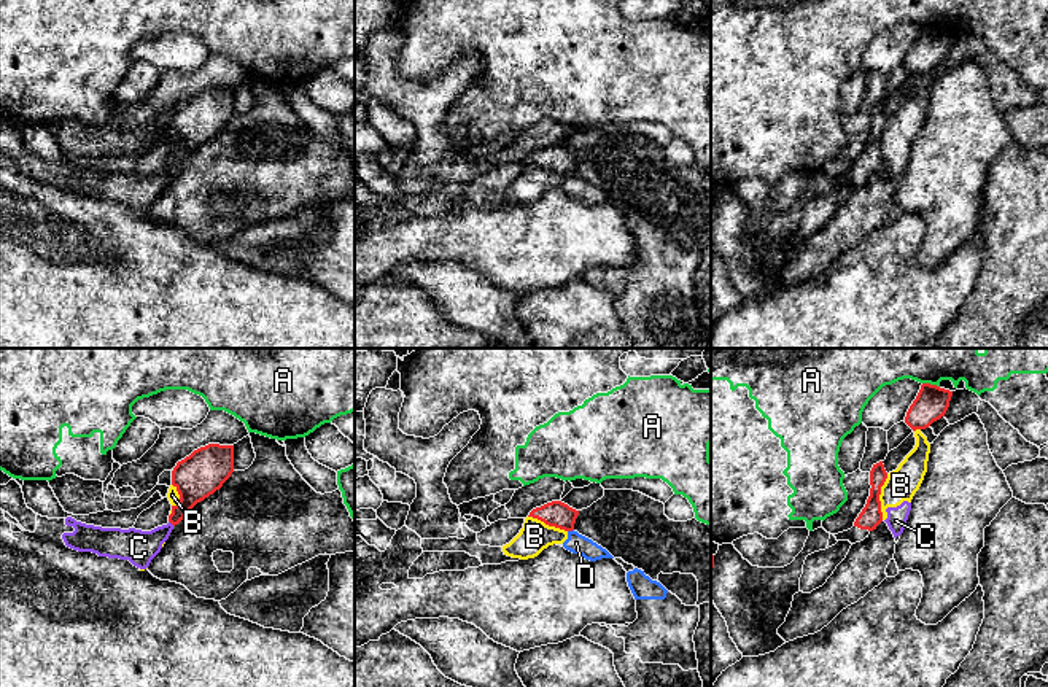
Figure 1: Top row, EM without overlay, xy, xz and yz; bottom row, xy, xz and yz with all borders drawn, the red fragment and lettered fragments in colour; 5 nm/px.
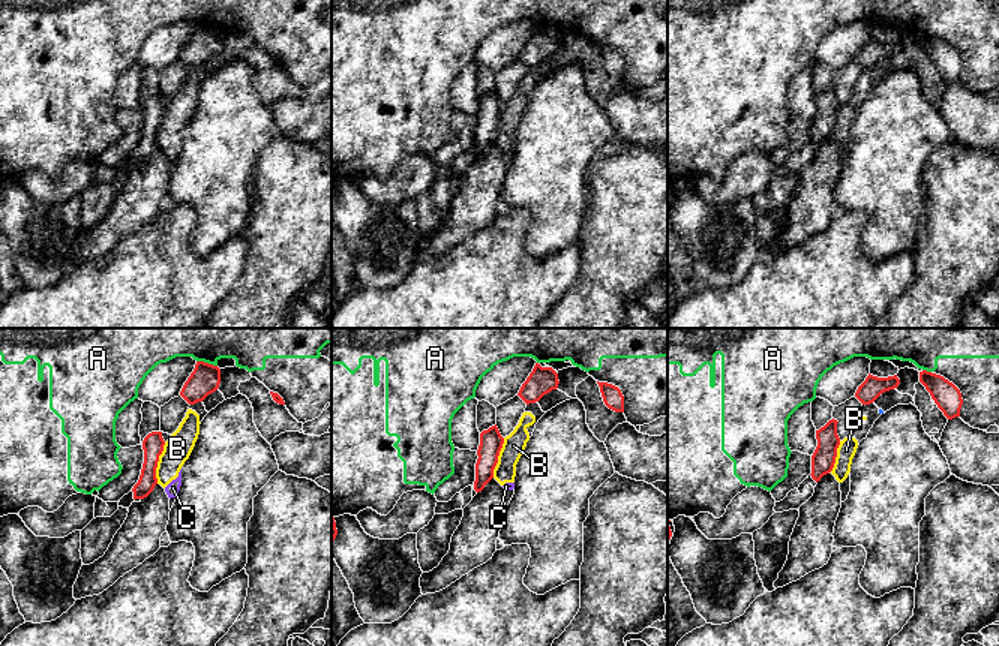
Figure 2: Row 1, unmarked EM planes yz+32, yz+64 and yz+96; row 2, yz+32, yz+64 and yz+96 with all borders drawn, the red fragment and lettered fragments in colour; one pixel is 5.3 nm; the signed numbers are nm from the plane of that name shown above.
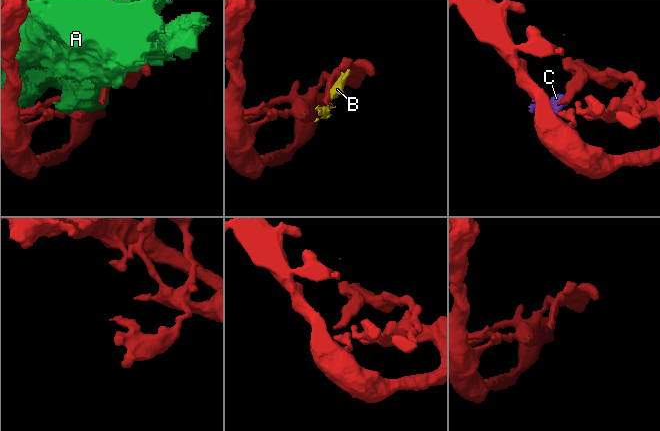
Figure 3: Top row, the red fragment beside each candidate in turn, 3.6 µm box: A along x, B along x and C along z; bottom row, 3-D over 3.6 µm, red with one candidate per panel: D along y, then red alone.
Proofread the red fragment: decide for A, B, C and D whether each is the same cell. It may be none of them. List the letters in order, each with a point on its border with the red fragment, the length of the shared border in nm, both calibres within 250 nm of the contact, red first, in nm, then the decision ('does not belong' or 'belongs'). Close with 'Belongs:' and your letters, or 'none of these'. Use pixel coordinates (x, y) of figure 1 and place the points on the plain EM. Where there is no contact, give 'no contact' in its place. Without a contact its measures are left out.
A: meets red in yz at (929, 27); contact 90 nm long; 170 nm thick on the red side, 160 nm on the other; does not belong
B: meets red in yz at (878, 140); contact 240 nm long; 110 nm thick on the red side, 160 nm on the other; does not belong
C: meets red in xy at (172, 167); contact 40 nm long; 200 nm thick on the red side, 170 nm on the other; does not belong
D: meets red in xz at (570, 174); contact 40 nm long; 130 nm thick on the red side, 100 nm on the other; does not belong
Belongs: none of these

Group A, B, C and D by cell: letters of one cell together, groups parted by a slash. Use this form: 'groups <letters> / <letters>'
groups A / B C D

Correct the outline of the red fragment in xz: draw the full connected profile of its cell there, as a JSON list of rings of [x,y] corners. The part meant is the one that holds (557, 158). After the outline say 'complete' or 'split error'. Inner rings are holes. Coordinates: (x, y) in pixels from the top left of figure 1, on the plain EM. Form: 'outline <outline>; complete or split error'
outline [[[552,145],[530,156],[528,161],[538,162],[549,170],[573,175],[579,154],[561,145]]]; complete

